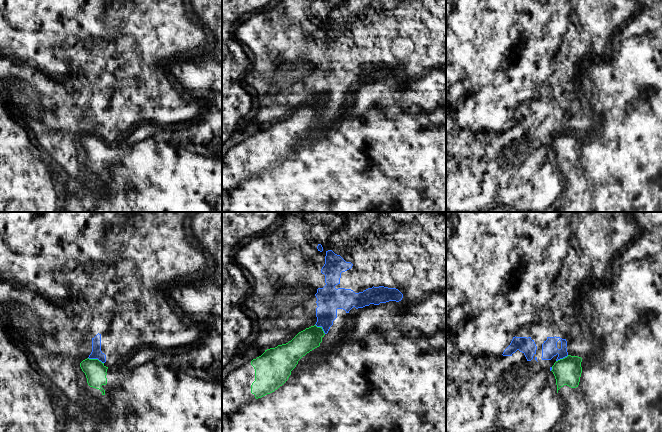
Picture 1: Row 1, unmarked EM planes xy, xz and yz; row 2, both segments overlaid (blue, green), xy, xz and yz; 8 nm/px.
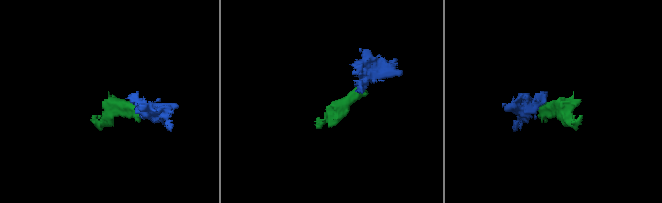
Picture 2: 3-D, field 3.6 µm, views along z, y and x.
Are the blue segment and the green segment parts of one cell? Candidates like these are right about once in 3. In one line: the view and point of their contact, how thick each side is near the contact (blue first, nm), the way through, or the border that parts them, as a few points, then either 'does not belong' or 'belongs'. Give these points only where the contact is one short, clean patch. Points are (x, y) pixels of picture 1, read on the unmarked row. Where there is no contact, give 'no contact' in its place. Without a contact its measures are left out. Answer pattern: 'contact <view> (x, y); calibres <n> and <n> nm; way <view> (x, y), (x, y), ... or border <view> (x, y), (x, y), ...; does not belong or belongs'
contact xy (96, 134); calibres 90 and 170 nm; border xy (88, 133), (98, 135), (103, 139); does not belong

